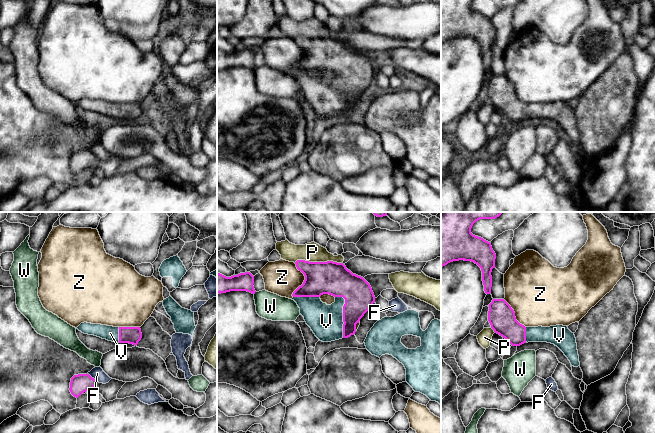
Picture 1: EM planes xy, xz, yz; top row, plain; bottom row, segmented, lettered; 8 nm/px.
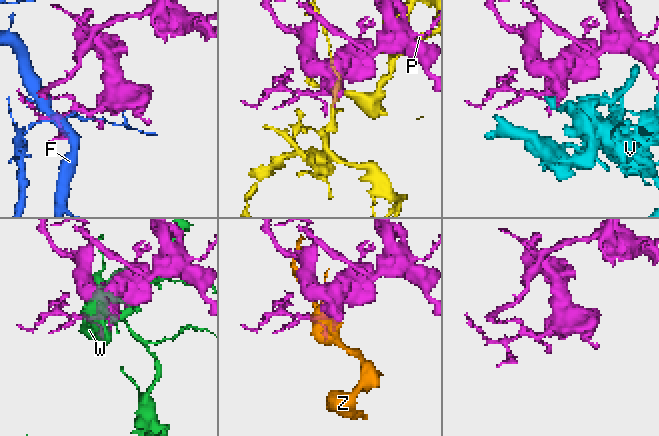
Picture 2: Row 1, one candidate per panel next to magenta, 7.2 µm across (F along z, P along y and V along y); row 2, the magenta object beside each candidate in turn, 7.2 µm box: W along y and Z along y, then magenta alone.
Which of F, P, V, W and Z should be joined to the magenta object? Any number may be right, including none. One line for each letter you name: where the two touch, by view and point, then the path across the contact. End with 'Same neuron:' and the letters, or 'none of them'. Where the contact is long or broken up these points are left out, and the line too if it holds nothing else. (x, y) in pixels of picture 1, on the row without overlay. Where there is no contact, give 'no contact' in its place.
V: meets magenta in xz at (343, 90)
Same neuron: V

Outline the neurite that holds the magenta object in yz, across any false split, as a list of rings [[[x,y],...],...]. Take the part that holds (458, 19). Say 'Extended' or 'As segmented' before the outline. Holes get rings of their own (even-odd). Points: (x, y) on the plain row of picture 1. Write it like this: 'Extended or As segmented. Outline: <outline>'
As segmented. Outline: [[[441,0],[441,43],[453,37],[471,37],[482,47],[482,57],[486,70],[491,69],[492,45],[495,44],[496,30],[491,19],[471,9],[473,0]]]

